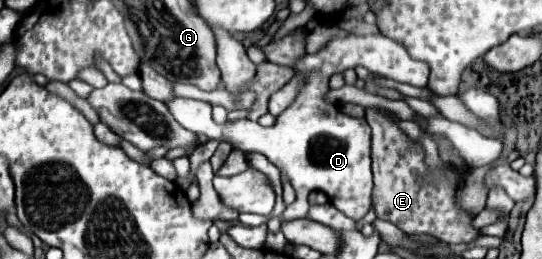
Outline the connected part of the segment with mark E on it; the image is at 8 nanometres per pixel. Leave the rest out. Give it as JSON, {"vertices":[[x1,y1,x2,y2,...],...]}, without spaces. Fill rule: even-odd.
{"vertices":[[367,107,367,123,373,129,371,139,371,157,373,157,373,205,379,219,391,221,401,231,423,231,437,237,443,243,469,243,479,237,479,231,471,229,471,215,455,207,455,191,447,181,437,175,435,187,421,187,417,181,425,173,423,149,419,143,409,145,407,135,387,119,375,107]]}

